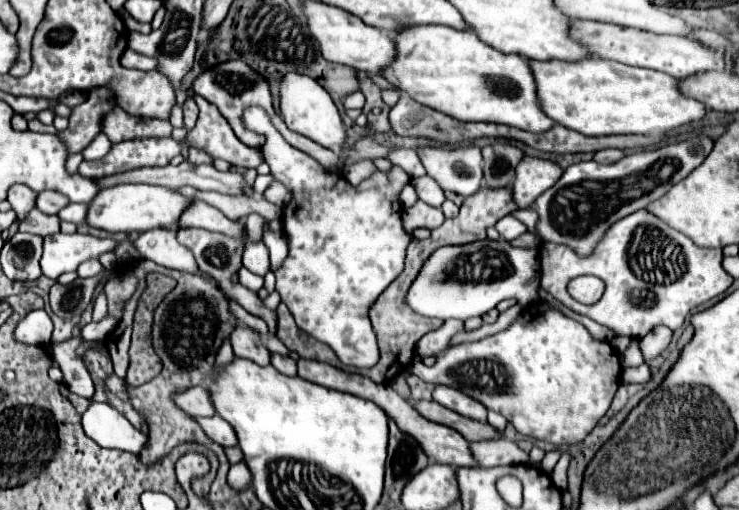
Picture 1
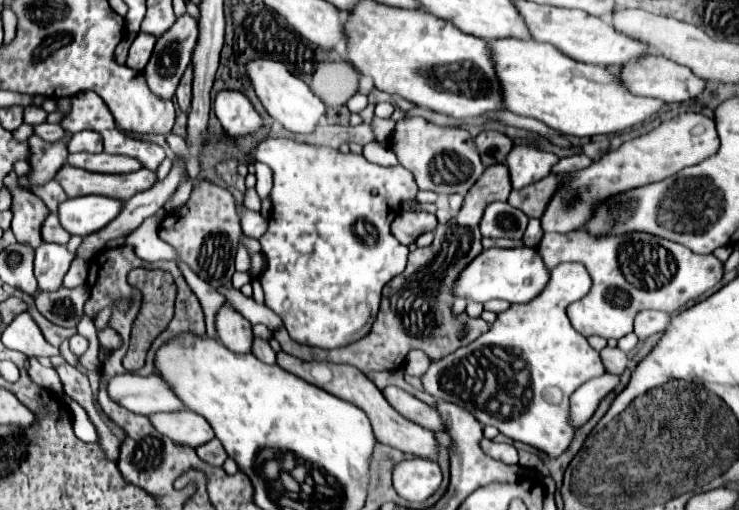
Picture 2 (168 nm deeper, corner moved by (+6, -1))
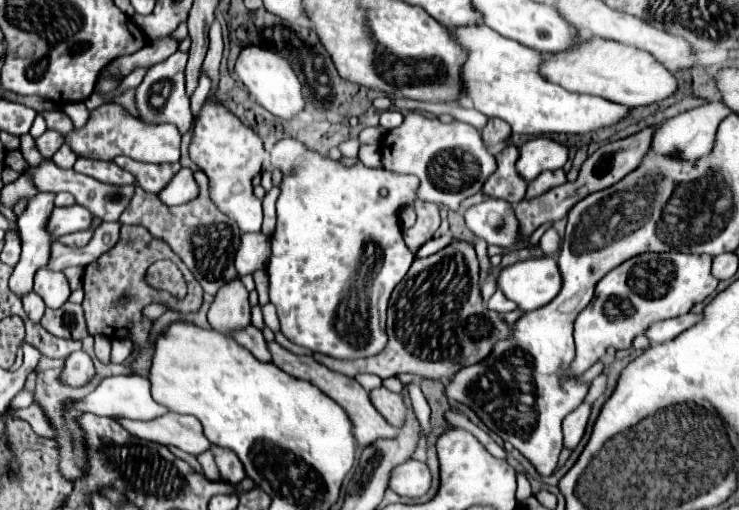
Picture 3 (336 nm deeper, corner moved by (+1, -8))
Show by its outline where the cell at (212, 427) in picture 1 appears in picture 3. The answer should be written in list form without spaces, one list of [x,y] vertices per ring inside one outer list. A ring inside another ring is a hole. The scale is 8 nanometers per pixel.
[[[168,412],[168,414],[148,420],[148,422],[122,420],[122,418],[116,418],[116,420],[136,438],[152,440],[152,442],[158,442],[164,446],[176,446],[192,456],[198,456],[212,446],[208,442],[208,438],[204,438],[200,420],[196,420],[196,416]]]

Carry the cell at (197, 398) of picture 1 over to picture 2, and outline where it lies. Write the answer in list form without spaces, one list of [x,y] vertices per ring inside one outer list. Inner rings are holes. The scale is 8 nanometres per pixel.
[[[123,373],[107,381],[107,395],[123,409],[137,415],[151,415],[159,411],[181,411],[185,409],[177,395],[157,375],[135,375]]]

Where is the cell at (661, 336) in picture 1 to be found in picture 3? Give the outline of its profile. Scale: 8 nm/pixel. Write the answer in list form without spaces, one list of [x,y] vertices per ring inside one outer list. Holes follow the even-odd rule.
[[[682,314],[682,316],[676,316],[676,318],[668,318],[668,320],[660,320],[660,322],[654,322],[646,332],[644,336],[650,340],[650,344],[658,344],[658,342],[668,342],[672,338],[676,338],[680,332],[688,330],[690,326],[694,326],[702,316],[700,314]]]

